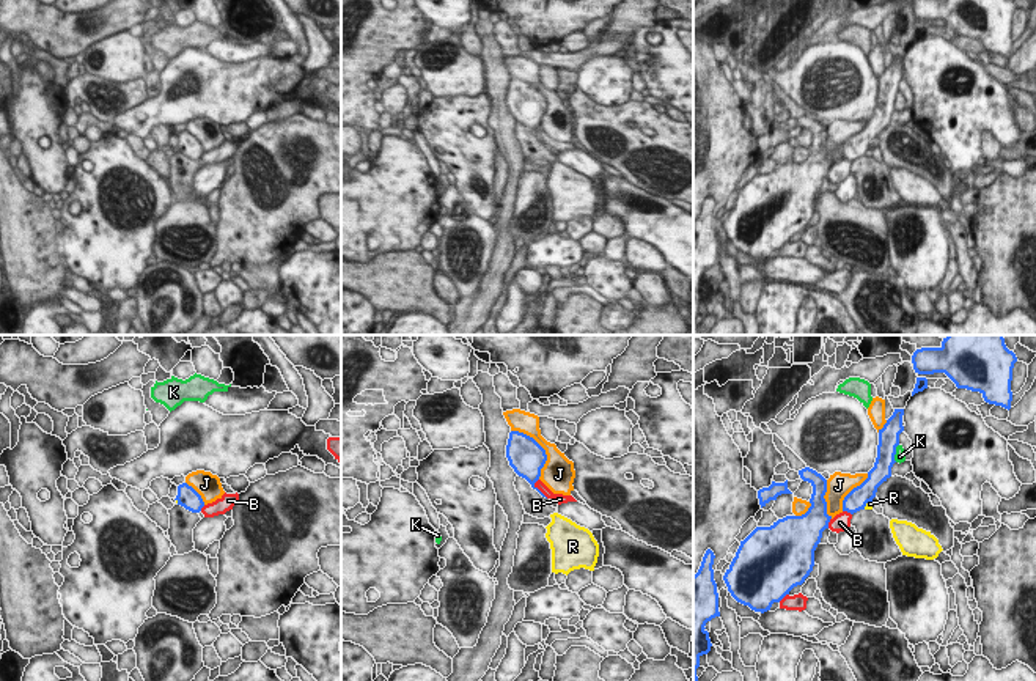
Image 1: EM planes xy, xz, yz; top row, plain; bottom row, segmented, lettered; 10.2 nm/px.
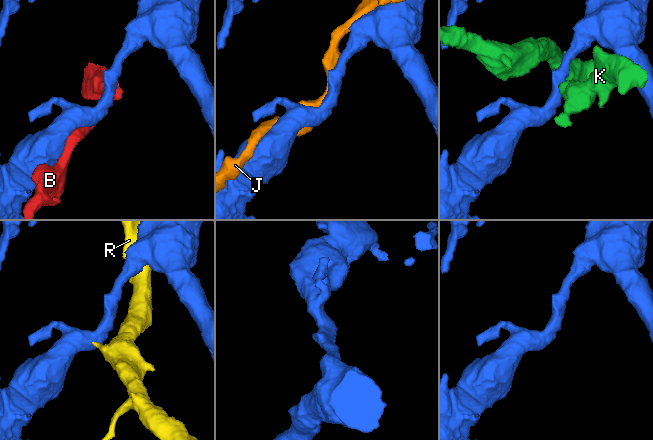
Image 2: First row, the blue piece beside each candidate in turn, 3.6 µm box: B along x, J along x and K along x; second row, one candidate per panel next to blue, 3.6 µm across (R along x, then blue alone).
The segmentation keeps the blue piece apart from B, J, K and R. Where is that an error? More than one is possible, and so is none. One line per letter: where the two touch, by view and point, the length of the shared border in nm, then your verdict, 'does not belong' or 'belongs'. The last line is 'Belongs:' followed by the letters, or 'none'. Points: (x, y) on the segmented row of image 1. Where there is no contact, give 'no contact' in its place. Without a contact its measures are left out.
B: contact xz (536, 488); length 240 nm; does not belong
J: contact xz (543, 449); length 600 nm; does not belong
K: contact yz (895, 453); length 190 nm; does not belong
R: contact yz (867, 502); length 130 nm; does not belong
Belongs: none

